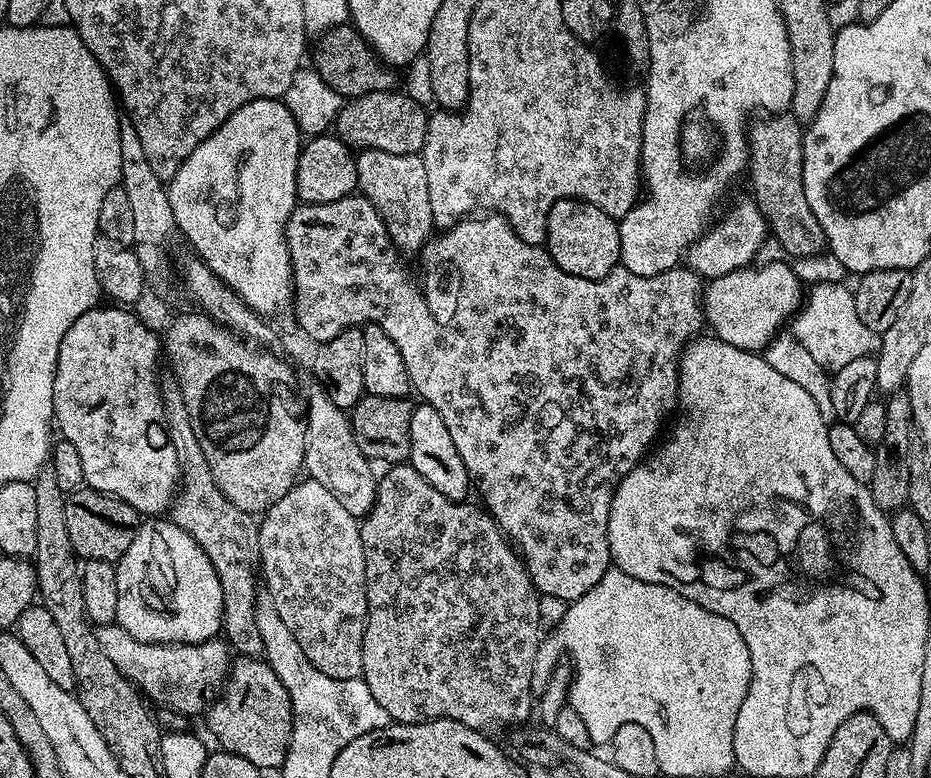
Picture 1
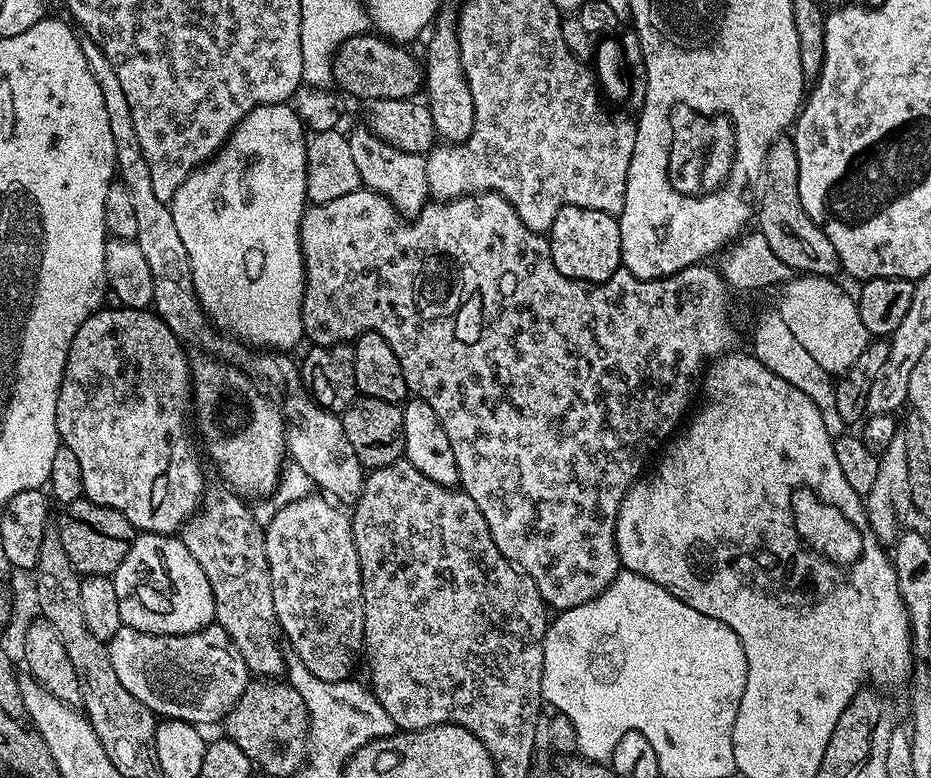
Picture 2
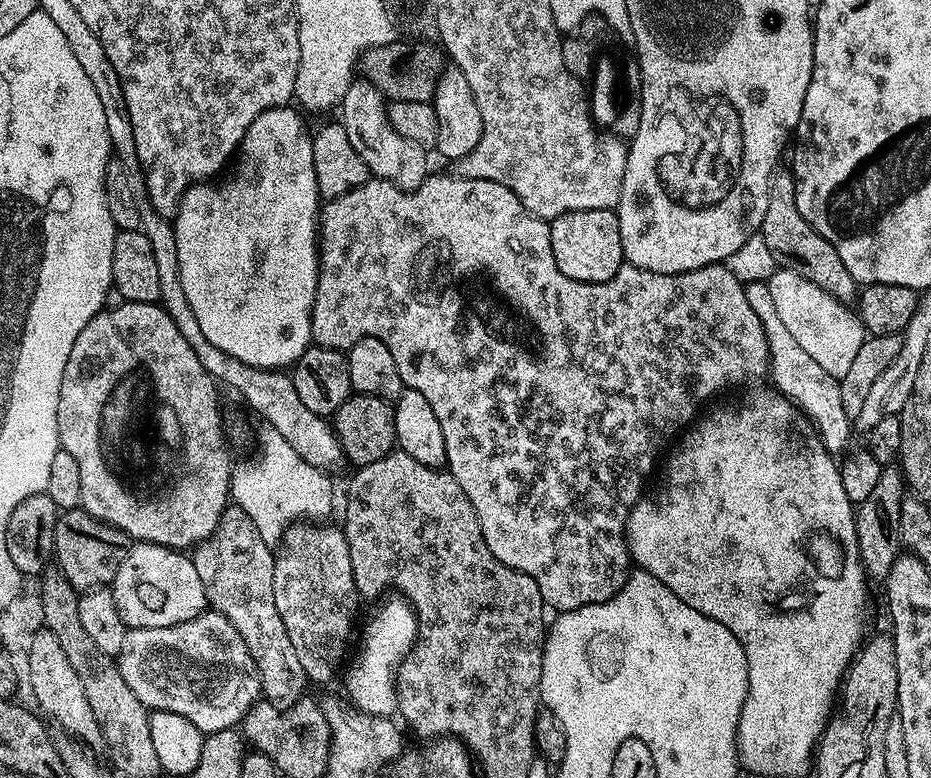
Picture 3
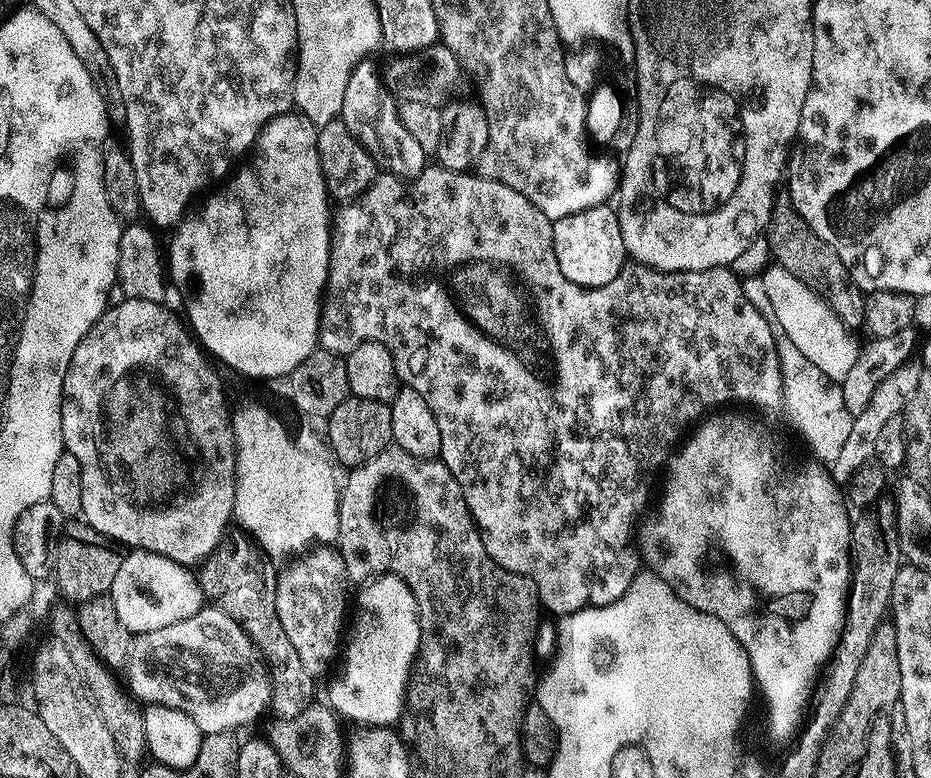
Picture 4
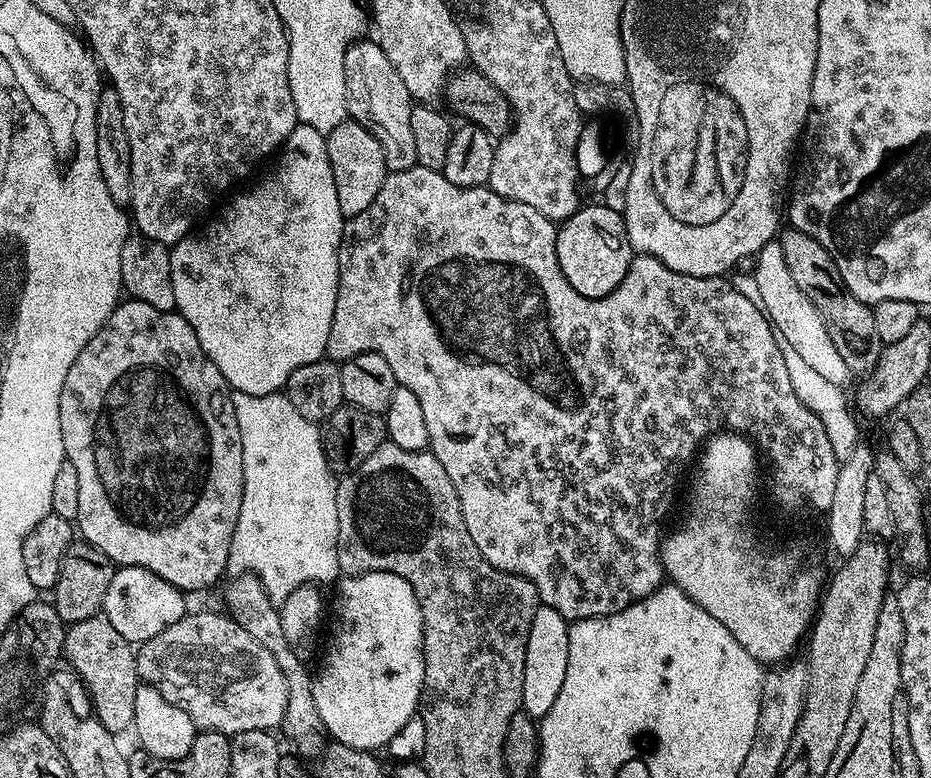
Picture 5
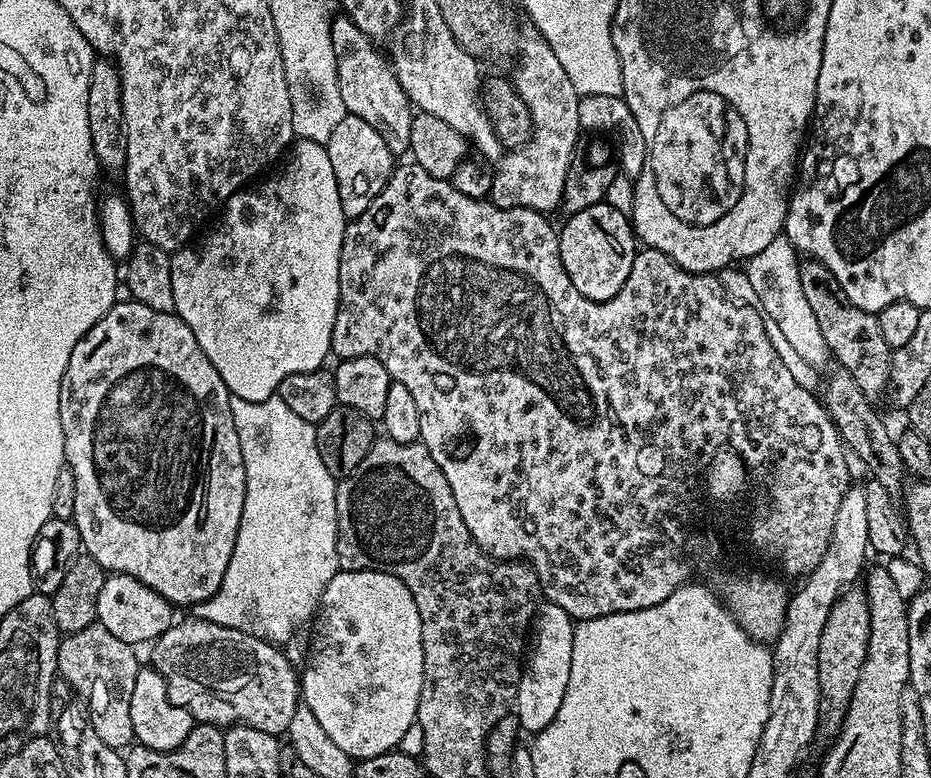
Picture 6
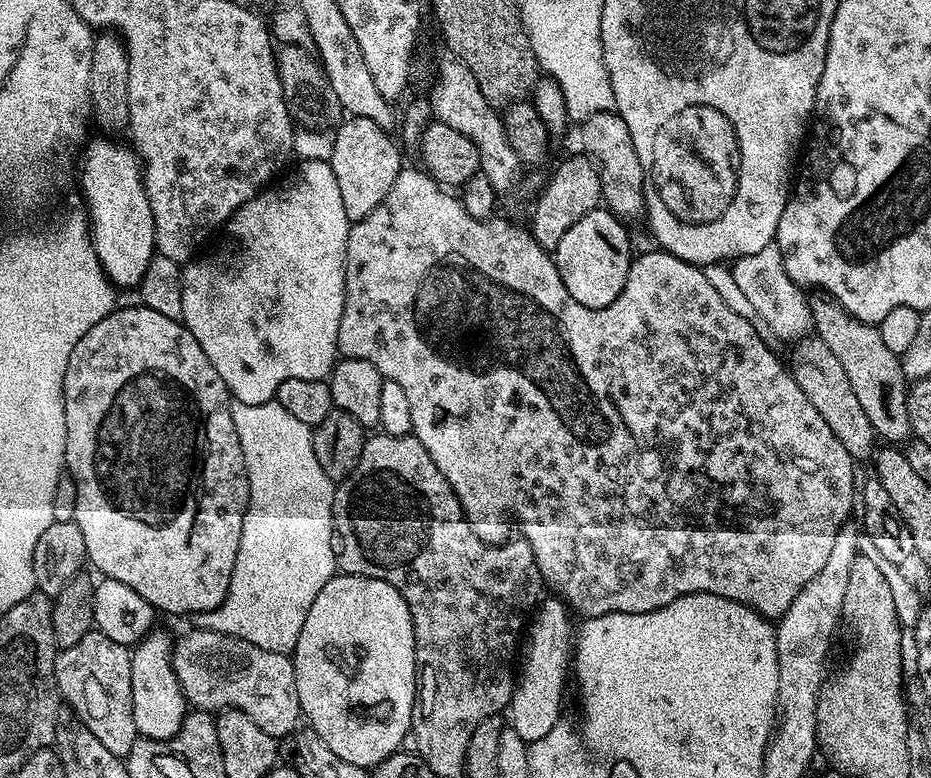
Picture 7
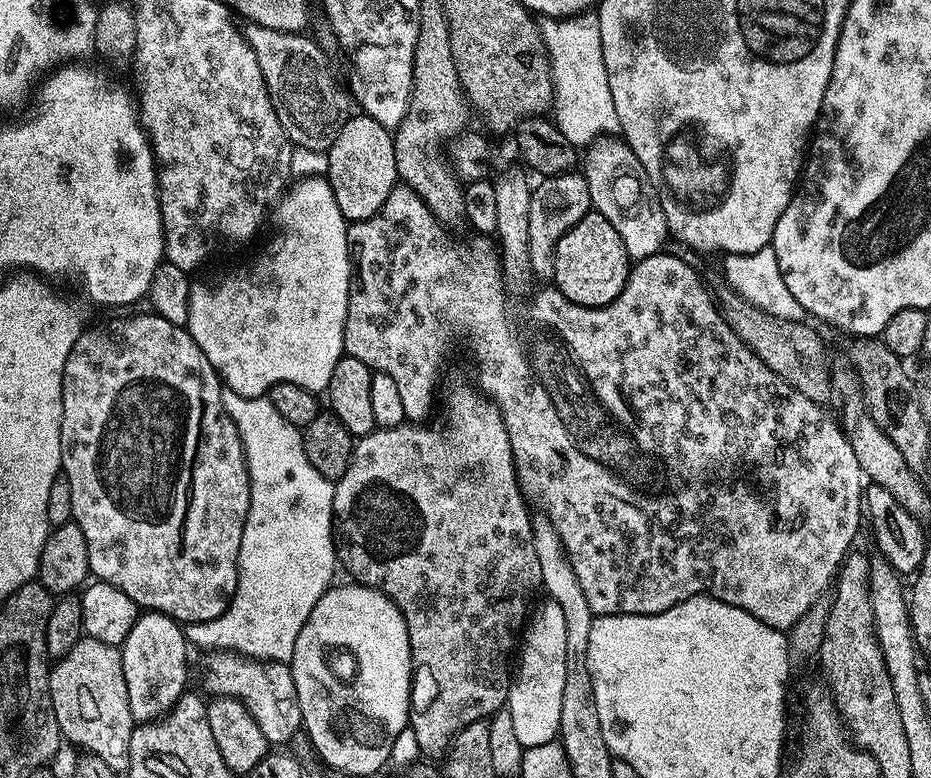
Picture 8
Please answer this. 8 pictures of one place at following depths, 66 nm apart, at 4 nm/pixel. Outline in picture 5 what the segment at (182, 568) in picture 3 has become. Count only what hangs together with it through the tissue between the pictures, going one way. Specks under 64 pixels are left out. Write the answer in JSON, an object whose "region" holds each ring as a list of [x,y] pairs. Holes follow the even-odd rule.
{"region":[[[120,566],[115,569],[113,581],[106,590],[102,614],[110,618],[114,630],[118,630],[122,638],[126,638],[134,646],[139,646],[154,638],[154,634],[162,634],[166,626],[174,626],[174,622],[185,616],[184,600],[185,593],[170,582],[158,578],[158,574],[138,566]]]}

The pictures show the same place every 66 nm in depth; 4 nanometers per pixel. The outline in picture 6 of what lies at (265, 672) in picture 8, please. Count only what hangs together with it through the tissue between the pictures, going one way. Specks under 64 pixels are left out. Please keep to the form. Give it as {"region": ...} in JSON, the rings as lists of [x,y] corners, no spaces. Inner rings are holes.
{"region":[[[187,619],[181,624],[180,621],[173,623],[172,627],[157,636],[151,645],[151,667],[155,668],[158,674],[162,674],[170,694],[170,702],[186,709],[193,721],[202,724],[245,724],[275,737],[287,733],[290,718],[294,718],[296,707],[302,703],[302,697],[297,669],[292,669],[291,662],[280,653],[283,651],[277,645],[269,644],[267,640],[259,640],[248,632],[218,626],[205,620]]]}

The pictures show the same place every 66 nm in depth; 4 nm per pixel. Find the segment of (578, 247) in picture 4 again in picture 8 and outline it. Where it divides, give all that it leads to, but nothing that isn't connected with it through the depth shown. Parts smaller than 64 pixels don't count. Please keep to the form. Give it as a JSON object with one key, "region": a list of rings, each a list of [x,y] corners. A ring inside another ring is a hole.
{"region":[[[591,210],[581,218],[573,228],[558,241],[556,257],[554,258],[554,284],[570,302],[581,304],[587,308],[601,308],[606,306],[614,298],[620,296],[624,284],[628,280],[630,261],[626,254],[626,246],[622,246],[622,238],[618,238],[618,230],[602,218],[602,214]]]}

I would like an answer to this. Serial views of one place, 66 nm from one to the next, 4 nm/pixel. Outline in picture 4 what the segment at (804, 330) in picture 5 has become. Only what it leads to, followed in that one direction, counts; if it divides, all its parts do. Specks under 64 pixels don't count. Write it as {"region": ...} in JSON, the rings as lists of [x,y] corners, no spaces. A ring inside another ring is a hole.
{"region":[[[772,264],[771,267],[761,275],[766,294],[769,295],[770,306],[777,315],[778,324],[782,326],[783,332],[794,343],[799,351],[822,374],[840,383],[850,374],[850,369],[857,361],[859,343],[851,337],[851,331],[845,327],[842,321],[834,315],[832,307],[821,299],[808,284],[796,278],[784,267]]]}

